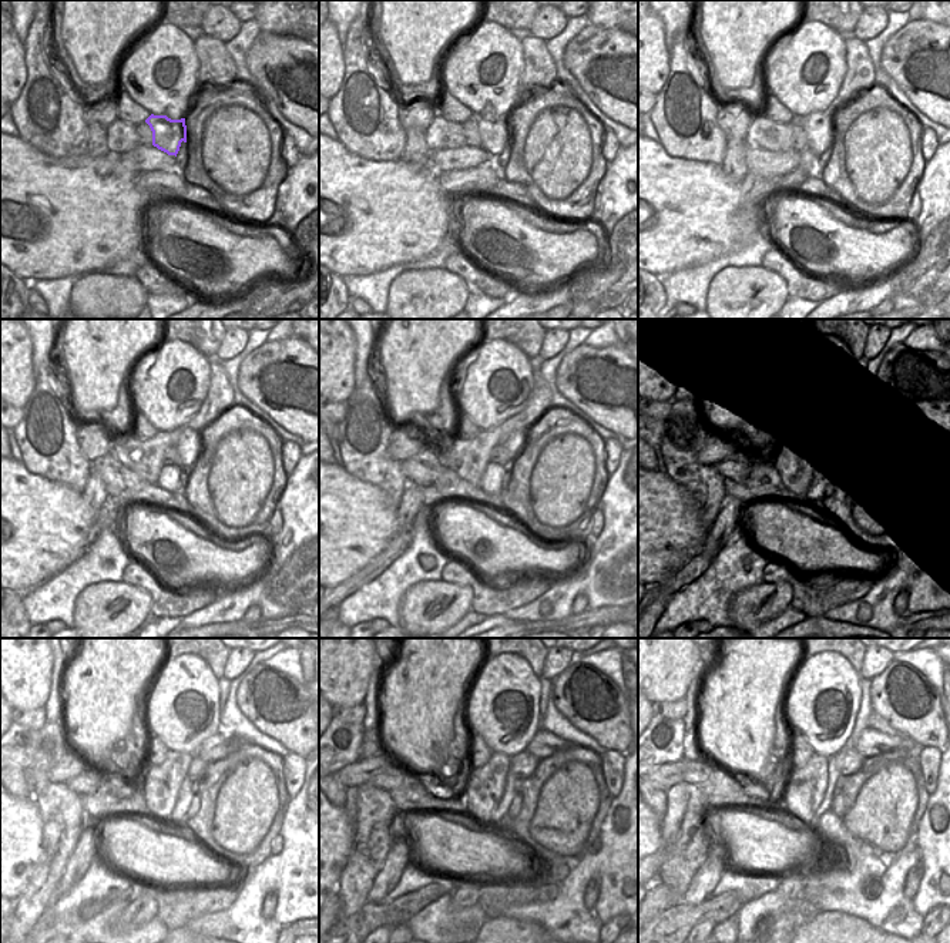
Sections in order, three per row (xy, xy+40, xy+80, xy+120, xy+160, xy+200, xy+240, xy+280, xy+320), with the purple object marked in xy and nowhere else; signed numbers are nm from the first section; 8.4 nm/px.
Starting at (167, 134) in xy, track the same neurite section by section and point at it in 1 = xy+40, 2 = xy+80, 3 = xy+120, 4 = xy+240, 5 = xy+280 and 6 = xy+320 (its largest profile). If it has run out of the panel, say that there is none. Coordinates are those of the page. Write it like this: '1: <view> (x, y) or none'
1: xy+40 (494, 134)
2: xy+80 (819, 127)
3: xy+120 (190, 443)
4: xy+240 (217, 747)
5: xy+280 (543, 744)
6: xy+320 (870, 742)

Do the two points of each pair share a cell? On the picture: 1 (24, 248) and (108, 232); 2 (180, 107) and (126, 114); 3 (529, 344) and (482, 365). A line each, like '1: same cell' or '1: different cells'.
1: same cell
2: different cells
3: different cells

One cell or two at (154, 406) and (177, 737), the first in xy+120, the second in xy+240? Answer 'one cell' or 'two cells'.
one cell

